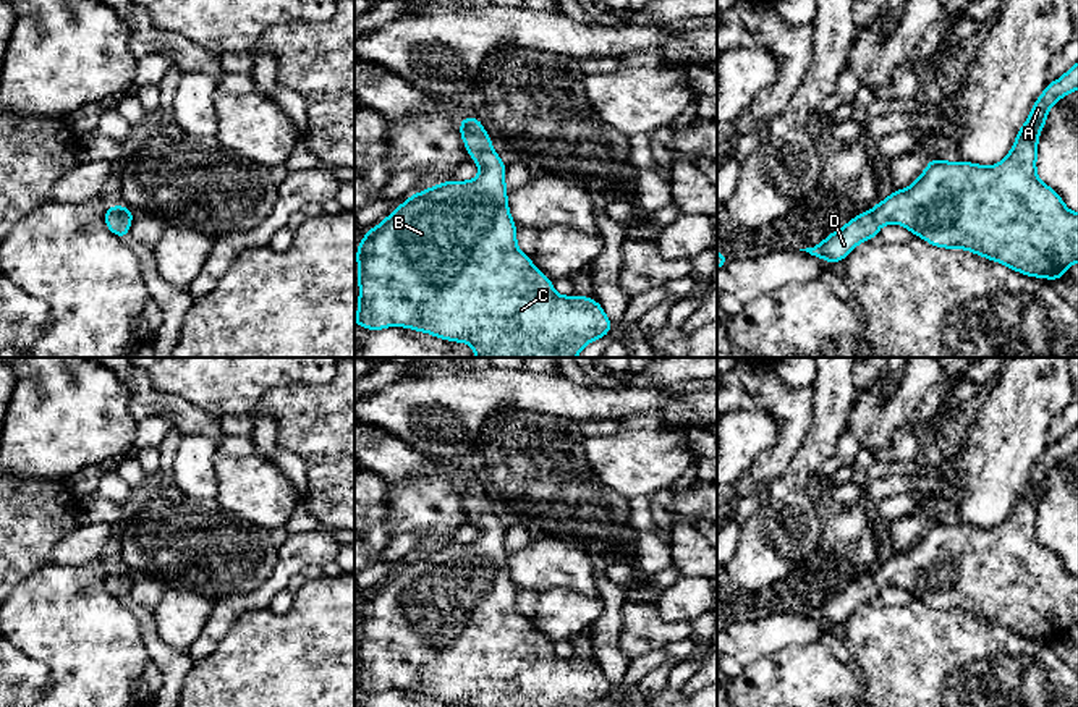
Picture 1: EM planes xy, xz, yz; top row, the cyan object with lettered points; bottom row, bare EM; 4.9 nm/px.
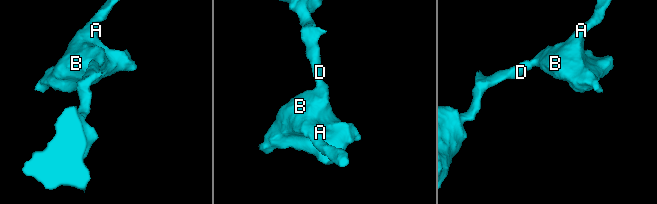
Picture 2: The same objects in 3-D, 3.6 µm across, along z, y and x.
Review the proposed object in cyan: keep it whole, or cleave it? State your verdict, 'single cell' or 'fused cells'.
single cell

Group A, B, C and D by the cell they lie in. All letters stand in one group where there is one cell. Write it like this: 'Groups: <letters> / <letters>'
Groups: A B C D

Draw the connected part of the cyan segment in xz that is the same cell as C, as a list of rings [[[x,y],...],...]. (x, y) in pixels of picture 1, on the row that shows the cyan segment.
[[[477,118],[460,120],[460,133],[479,167],[479,176],[471,181],[452,180],[413,194],[364,235],[356,249],[359,307],[354,324],[369,330],[406,327],[468,343],[476,351],[474,358],[576,358],[588,343],[605,337],[612,322],[596,299],[558,296],[554,282],[518,249],[516,225],[507,202],[507,165],[492,150],[492,141]]]

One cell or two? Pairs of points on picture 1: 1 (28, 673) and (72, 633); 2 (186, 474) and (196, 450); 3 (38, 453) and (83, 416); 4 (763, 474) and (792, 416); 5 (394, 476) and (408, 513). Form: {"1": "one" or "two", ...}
{"1": "two", "2": "one", "3": "one", "4": "one", "5": "two"}

